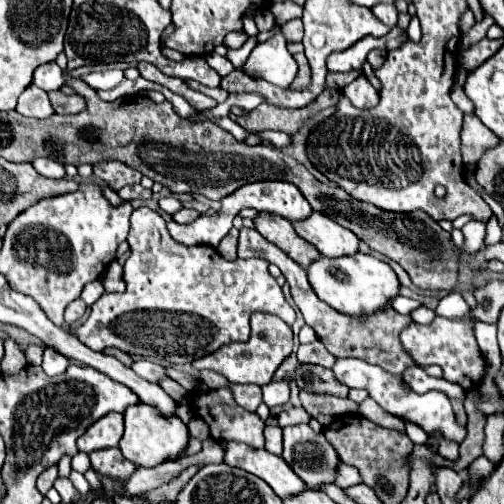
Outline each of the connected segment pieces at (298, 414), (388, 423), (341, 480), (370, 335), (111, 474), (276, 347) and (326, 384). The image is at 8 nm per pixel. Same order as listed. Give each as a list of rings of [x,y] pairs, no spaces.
[[[288,408],[288,410],[282,410],[278,414],[278,424],[282,428],[284,426],[292,426],[292,424],[308,424],[310,418],[312,416],[304,408]]]
[[[372,398],[364,400],[360,404],[360,414],[368,420],[374,420],[376,424],[380,426],[386,426],[386,428],[396,428],[396,430],[404,430],[404,422],[398,418],[398,416],[392,416],[392,414],[386,414]]]
[[[344,462],[338,464],[338,468],[336,468],[336,480],[334,480],[334,484],[338,488],[354,486],[354,484],[360,484],[360,482],[362,482],[360,474],[358,474],[358,470],[354,470],[354,466],[346,466]]]
[[[240,228],[240,238],[238,238],[238,256],[240,258],[252,258],[252,256],[258,256],[258,258],[266,258],[268,262],[276,264],[282,274],[286,276],[288,284],[290,284],[290,294],[296,302],[296,306],[300,308],[304,320],[308,326],[314,328],[318,340],[326,346],[326,350],[334,356],[344,356],[344,358],[360,358],[368,364],[378,364],[382,366],[386,372],[390,374],[396,374],[400,376],[406,368],[414,366],[414,358],[404,350],[402,342],[400,342],[400,332],[412,324],[412,318],[410,316],[402,316],[398,314],[394,308],[386,308],[382,310],[382,314],[374,314],[374,318],[366,320],[366,322],[356,322],[356,318],[346,318],[342,314],[338,314],[334,308],[326,306],[326,302],[322,302],[310,282],[308,282],[308,274],[306,270],[296,264],[294,260],[288,258],[286,252],[282,252],[276,244],[268,242],[256,228]]]
[[[120,448],[94,450],[90,452],[90,460],[92,460],[92,468],[100,476],[106,476],[118,482],[126,482],[134,474],[134,468],[136,468],[132,462],[126,462],[126,458],[122,458]]]
[[[258,312],[250,324],[252,324],[252,334],[248,342],[222,346],[222,350],[216,350],[206,358],[194,360],[192,366],[196,370],[214,370],[236,384],[256,384],[256,386],[268,384],[272,380],[274,370],[292,352],[292,328],[286,322],[282,322],[278,316],[262,312]]]
[[[300,364],[292,376],[296,386],[314,394],[332,394],[338,398],[348,398],[348,386],[334,378],[334,372],[316,364]]]

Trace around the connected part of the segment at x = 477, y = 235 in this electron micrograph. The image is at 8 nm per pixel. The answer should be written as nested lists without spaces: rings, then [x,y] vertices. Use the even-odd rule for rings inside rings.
[[[472,220],[468,222],[466,226],[462,226],[462,232],[464,232],[464,238],[466,238],[466,244],[464,244],[464,252],[476,252],[482,248],[484,244],[484,236],[486,236],[486,224],[482,224],[480,220]]]

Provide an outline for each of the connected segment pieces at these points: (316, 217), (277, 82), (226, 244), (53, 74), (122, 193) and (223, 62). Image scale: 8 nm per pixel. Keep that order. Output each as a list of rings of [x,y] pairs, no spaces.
[[[312,212],[310,218],[296,222],[294,228],[304,240],[314,244],[328,258],[354,256],[360,252],[360,238],[324,214]]]
[[[278,32],[270,40],[260,42],[240,70],[246,74],[256,74],[258,78],[264,78],[274,86],[288,88],[290,82],[296,78],[298,66],[286,50],[284,36]]]
[[[232,228],[232,232],[220,242],[218,252],[226,258],[226,260],[234,260],[236,258],[236,230]]]
[[[56,62],[42,64],[34,70],[34,84],[46,92],[58,90],[64,84],[64,72]]]
[[[136,184],[136,186],[126,186],[126,188],[118,190],[118,196],[122,200],[150,200],[152,198],[152,190],[146,190],[140,184]]]
[[[216,52],[208,54],[206,60],[210,62],[210,66],[212,66],[214,70],[218,70],[220,76],[226,76],[226,74],[230,74],[230,72],[234,70],[234,64],[232,64],[226,56],[220,56],[220,54],[216,54]]]

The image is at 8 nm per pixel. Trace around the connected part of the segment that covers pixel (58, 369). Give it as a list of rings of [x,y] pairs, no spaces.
[[[46,348],[44,350],[44,358],[42,358],[42,368],[48,376],[58,376],[66,370],[66,366],[70,364],[70,360],[66,356],[62,356],[60,352],[56,352],[54,348]]]

